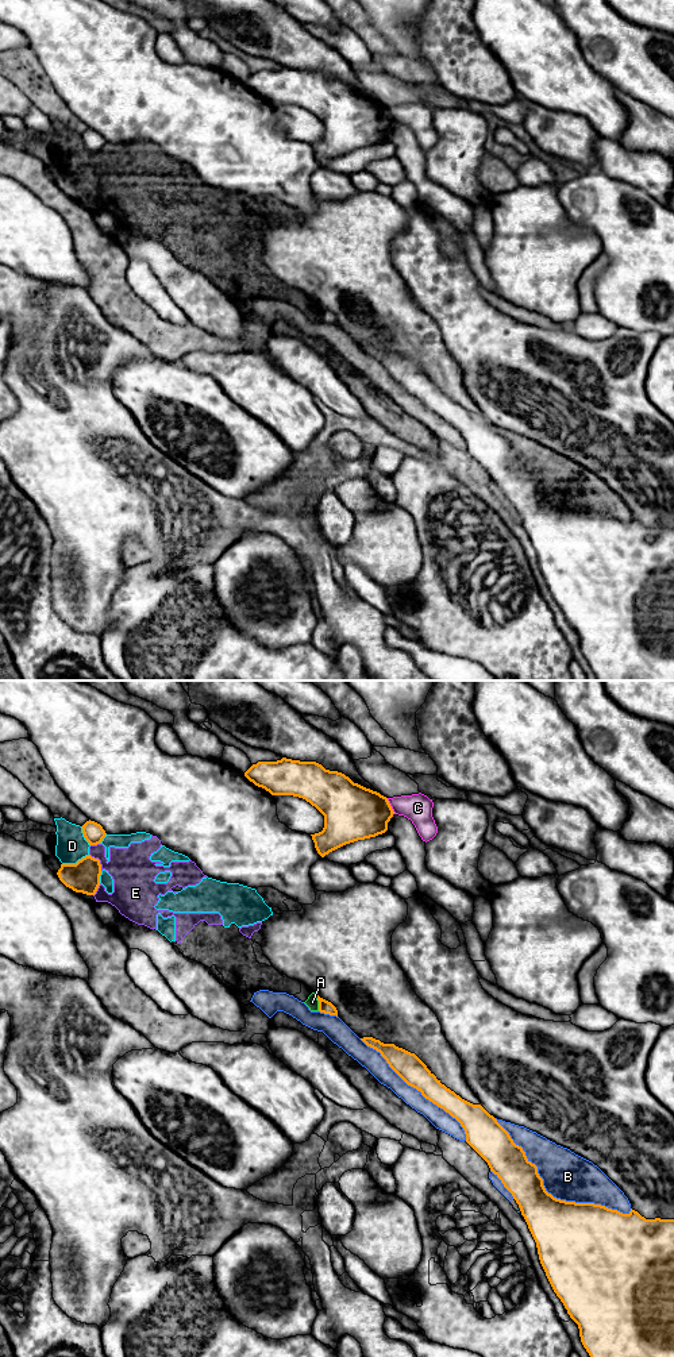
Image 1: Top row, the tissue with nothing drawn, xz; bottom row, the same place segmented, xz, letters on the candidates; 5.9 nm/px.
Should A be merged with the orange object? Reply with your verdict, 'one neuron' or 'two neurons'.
two neurons

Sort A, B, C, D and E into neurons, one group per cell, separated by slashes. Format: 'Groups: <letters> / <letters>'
Groups: A D E / B / C

